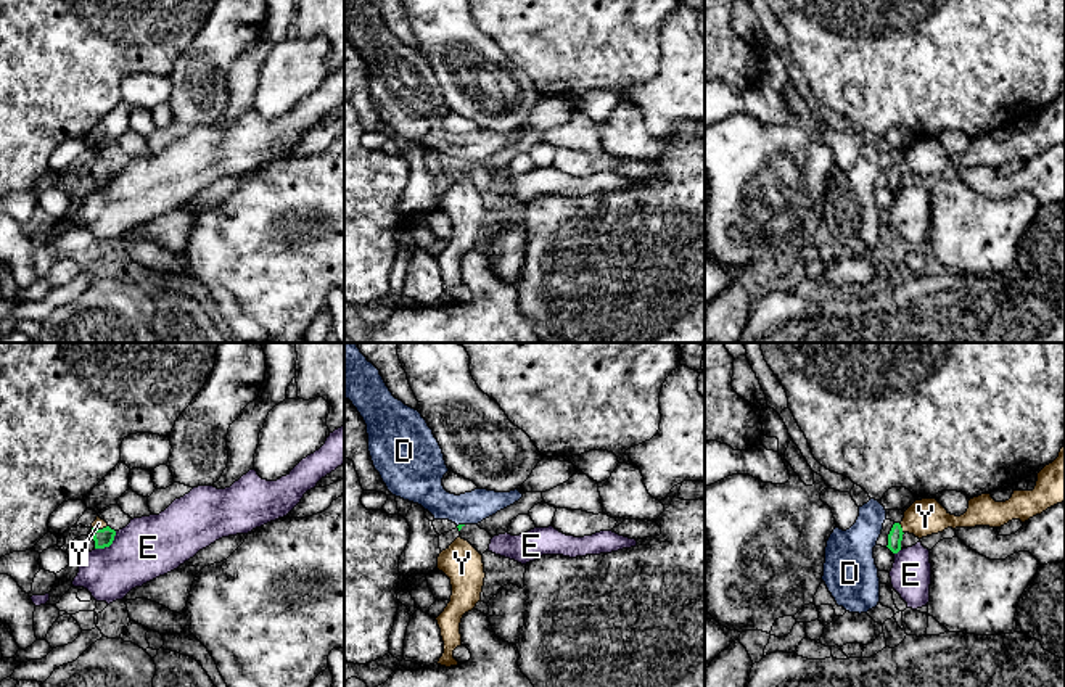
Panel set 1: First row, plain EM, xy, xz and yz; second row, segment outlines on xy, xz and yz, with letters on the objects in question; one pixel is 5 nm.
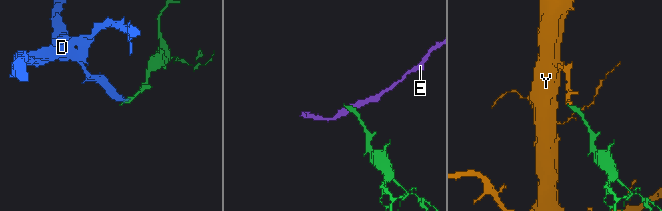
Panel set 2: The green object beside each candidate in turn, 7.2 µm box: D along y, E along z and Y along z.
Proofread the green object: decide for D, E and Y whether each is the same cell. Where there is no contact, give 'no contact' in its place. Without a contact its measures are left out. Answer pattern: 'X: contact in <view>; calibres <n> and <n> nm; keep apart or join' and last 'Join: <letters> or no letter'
D: contact in xz; calibres 20 and 170 nm; keep apart
E: contact in xy; calibres 100 and 300 nm; keep apart
Y: contact in yz; calibres 70 and 180 nm; join
Join: Y

